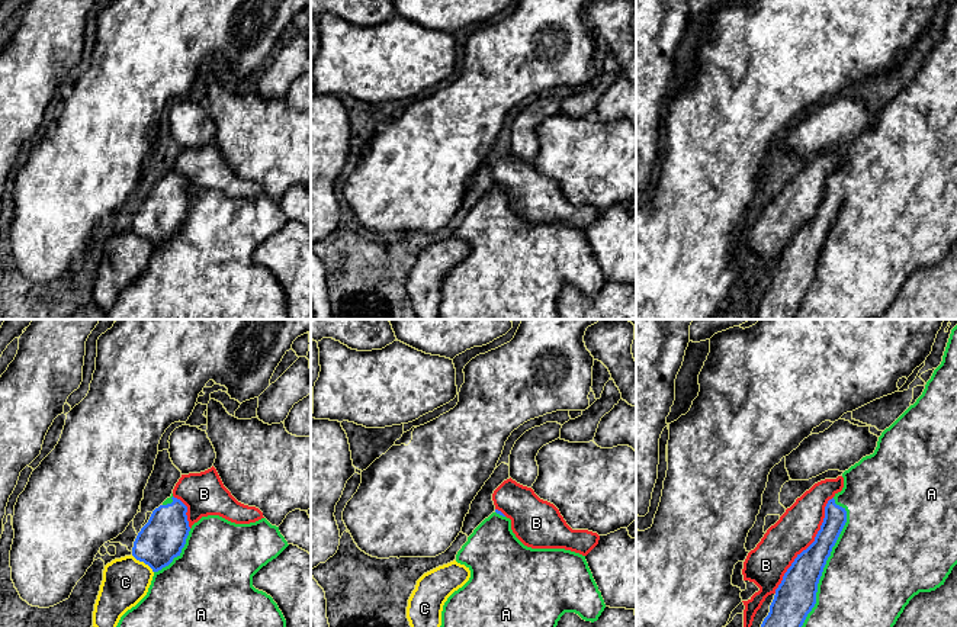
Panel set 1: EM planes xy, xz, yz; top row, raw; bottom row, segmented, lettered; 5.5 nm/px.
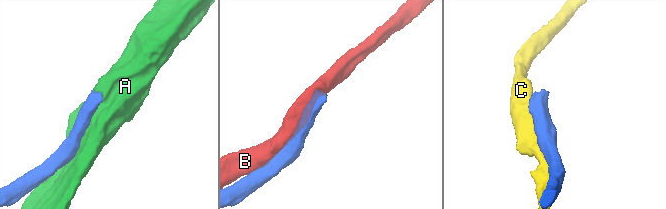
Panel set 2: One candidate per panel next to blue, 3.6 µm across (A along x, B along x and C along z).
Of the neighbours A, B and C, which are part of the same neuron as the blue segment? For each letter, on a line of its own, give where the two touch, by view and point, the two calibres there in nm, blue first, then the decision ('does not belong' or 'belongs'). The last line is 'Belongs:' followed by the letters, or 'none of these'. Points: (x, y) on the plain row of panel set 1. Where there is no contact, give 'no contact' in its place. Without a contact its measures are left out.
A: yz (822, 246) | 220/500 nm | belongs
B: yz (811, 219) | 200/220 nm | does not belong
C: xy (143, 235) | 240/260 nm | does not belong
Belongs: A

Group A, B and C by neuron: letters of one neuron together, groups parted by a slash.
A / B / C

